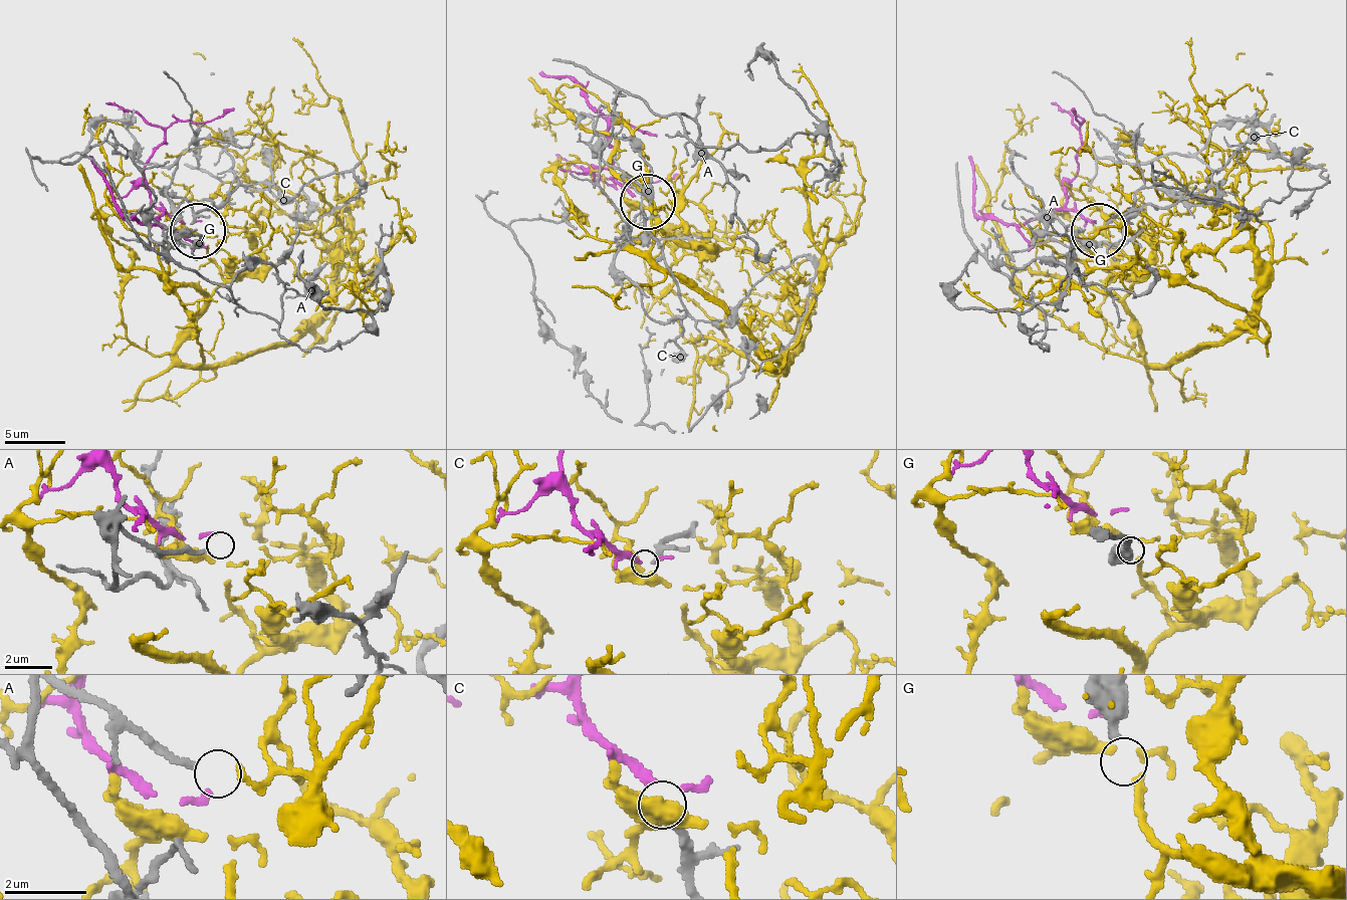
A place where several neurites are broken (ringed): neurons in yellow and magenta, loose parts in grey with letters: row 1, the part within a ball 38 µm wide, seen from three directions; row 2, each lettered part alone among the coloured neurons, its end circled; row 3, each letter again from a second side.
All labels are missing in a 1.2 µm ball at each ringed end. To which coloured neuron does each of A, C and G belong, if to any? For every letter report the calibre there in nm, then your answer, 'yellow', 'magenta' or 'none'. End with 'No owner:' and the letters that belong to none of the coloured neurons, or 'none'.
A: calibre 150 nm; none
C: calibre 220 nm; magenta
G: calibre 400 nm; none
No owner: A, G

